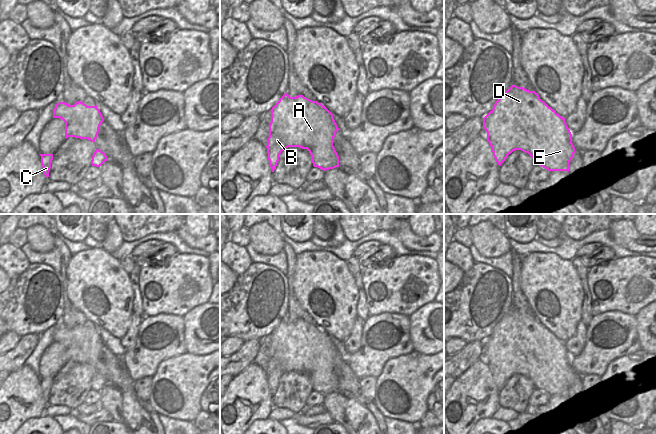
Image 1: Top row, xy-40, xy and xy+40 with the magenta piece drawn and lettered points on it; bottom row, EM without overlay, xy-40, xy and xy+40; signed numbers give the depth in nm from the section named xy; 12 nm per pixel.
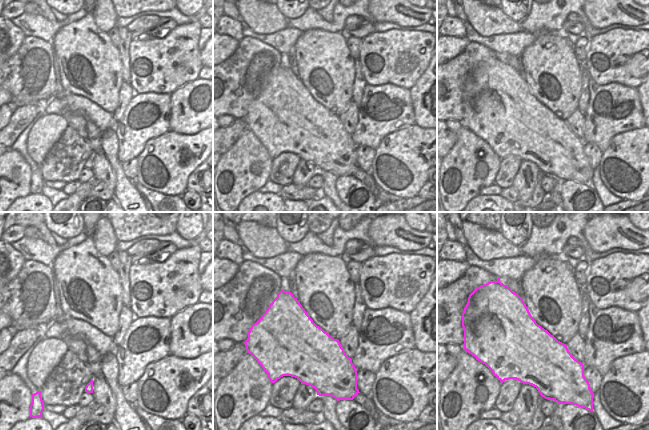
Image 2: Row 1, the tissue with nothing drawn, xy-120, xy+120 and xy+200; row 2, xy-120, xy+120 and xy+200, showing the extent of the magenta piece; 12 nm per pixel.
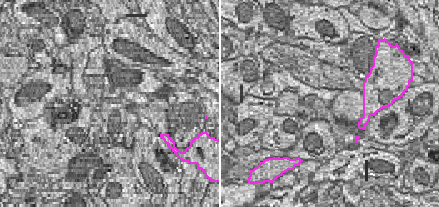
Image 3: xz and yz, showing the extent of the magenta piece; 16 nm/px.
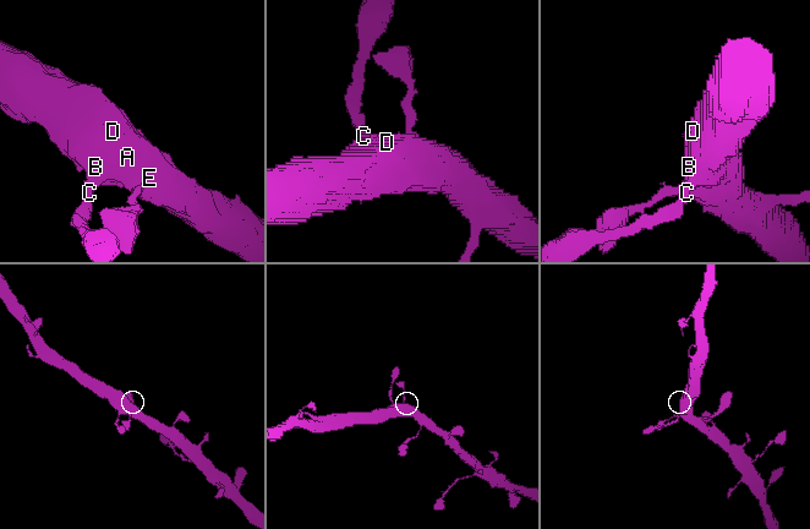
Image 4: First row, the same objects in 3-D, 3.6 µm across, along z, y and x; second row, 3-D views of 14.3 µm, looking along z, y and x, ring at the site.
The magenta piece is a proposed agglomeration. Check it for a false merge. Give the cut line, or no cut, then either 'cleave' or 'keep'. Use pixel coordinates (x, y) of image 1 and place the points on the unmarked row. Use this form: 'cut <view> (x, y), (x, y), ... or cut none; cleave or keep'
cut none; keep

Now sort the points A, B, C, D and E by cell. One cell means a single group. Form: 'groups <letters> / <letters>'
groups A B C D E

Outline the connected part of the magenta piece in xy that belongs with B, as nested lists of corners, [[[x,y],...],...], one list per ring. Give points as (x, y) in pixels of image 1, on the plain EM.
[[[285,317],[270,335],[271,346],[266,372],[272,396],[277,390],[281,376],[288,371],[307,373],[312,381],[313,390],[324,395],[339,391],[339,380],[333,370],[333,363],[340,353],[333,338],[325,330],[303,319],[290,321]]]

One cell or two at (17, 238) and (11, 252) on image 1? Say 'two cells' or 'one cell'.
two cells

